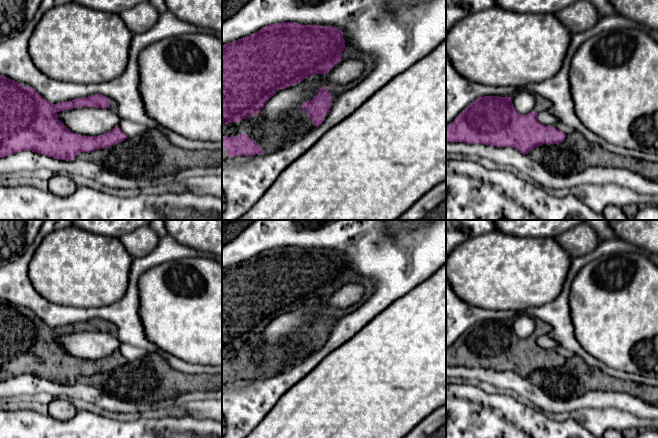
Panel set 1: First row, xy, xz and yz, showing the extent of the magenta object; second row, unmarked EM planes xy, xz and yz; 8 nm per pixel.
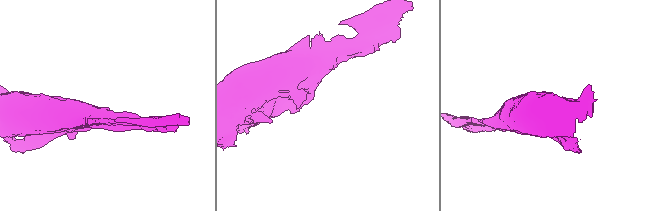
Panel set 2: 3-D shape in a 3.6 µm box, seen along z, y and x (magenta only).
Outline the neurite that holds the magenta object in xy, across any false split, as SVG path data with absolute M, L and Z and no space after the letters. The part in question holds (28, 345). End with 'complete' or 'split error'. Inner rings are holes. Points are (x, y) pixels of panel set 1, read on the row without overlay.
M0 299L0 382L29 374L60 384L75 384L81 376L110 372L127 363L118 351L99 360L84 360L71 356L58 342L59 335L73 332L97 331L115 334L117 327L99 318L53 328L27 308L20 308Z; split error

